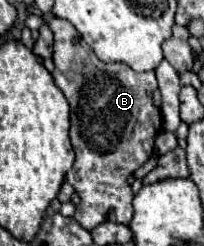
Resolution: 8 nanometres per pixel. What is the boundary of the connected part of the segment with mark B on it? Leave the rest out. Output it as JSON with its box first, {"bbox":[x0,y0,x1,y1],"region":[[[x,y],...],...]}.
{"bbox":[47,18,163,230],"region":[[[51,18],[47,24],[55,34],[53,78],[71,106],[71,144],[75,148],[77,158],[65,178],[75,188],[75,192],[81,196],[81,204],[77,206],[77,212],[73,218],[83,228],[89,228],[89,230],[93,230],[95,226],[109,222],[109,220],[129,224],[129,220],[133,218],[133,208],[131,208],[133,192],[131,192],[131,186],[127,180],[153,154],[155,138],[163,128],[161,112],[153,104],[153,90],[157,88],[155,72],[153,70],[135,72],[131,66],[127,66],[123,62],[113,62],[113,64],[101,62],[95,56],[95,52],[85,44],[85,40],[79,36],[79,32],[75,30],[73,24],[69,24],[67,20],[61,20],[61,18]]]}

